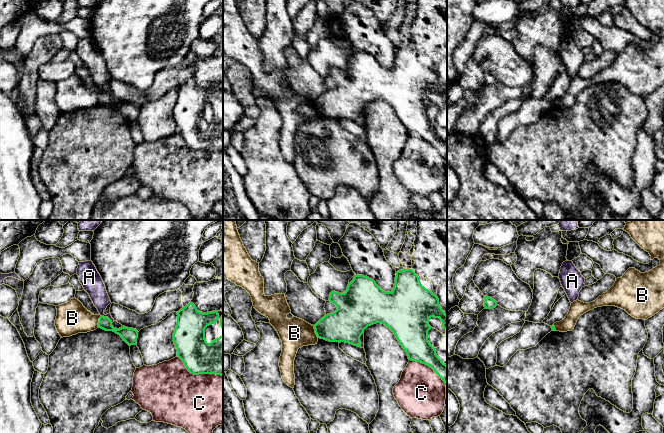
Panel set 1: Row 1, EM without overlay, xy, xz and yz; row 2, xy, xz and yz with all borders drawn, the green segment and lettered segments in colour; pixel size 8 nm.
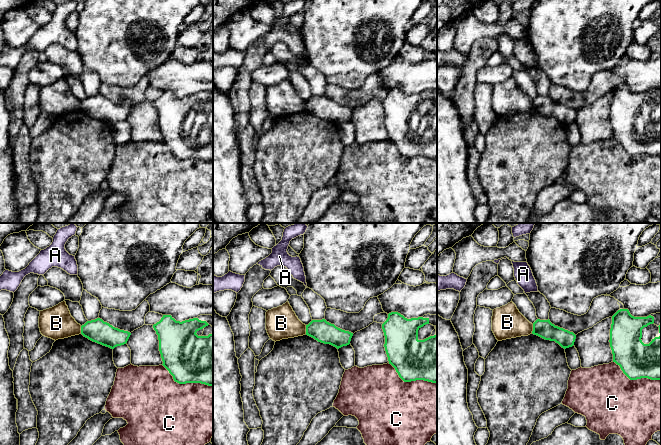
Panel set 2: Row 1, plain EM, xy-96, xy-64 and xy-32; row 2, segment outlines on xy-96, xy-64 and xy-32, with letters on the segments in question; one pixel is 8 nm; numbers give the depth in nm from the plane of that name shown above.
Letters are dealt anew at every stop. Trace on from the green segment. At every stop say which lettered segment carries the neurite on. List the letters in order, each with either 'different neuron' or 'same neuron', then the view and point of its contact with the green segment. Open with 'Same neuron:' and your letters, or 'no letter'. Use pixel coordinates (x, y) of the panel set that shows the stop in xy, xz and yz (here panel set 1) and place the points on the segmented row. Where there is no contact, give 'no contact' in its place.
Same neuron: no letter
A: different neuron; meets green in xy at (107, 317)
B: different neuron; meets green in xy at (98, 322)
C: different neuron; meets green in xy at (198, 374)

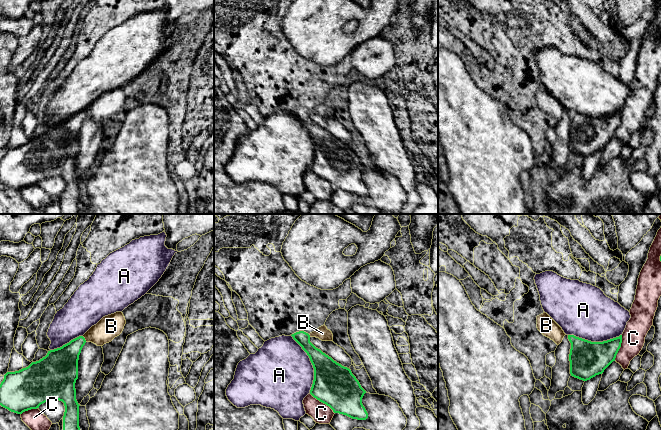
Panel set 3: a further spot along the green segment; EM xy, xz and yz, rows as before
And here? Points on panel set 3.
Same neuron: B
A: different neuron; meets green in xz at (312, 364)
B: same neuron; meets green in xy at (84, 339)
C: different neuron; meets green in xz at (323, 402)

